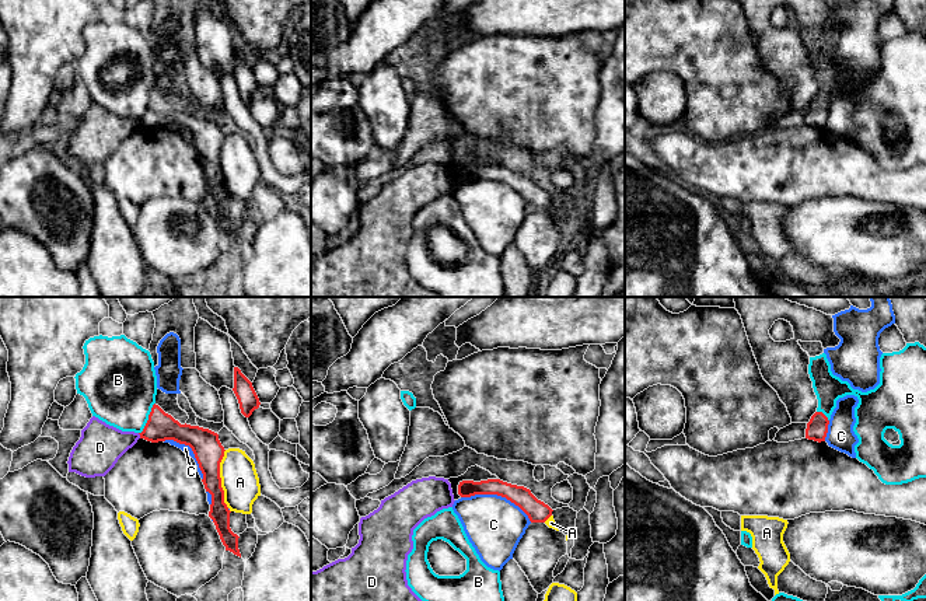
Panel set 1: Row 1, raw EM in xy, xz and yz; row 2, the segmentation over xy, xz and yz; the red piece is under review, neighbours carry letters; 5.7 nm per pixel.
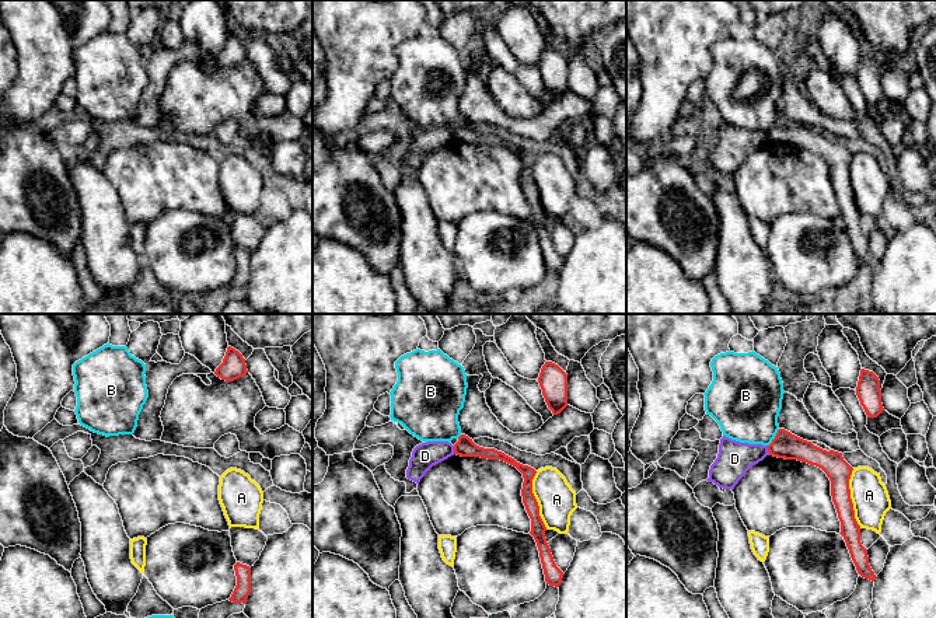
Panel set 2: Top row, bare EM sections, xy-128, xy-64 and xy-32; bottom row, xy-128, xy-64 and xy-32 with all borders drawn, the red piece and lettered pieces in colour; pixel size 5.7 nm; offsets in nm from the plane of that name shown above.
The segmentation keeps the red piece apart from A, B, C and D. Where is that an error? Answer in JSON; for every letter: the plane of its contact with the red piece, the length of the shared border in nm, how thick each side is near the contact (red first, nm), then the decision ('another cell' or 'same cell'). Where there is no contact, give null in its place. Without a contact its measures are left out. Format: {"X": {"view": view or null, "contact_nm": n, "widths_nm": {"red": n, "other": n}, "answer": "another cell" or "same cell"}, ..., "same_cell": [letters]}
{"A": {"view": "xy", "contact_nm": 340, "widths_nm": {"red": 170, "other": 220}, "answer": "another cell"}, "B": {"view": "xy", "contact_nm": 200, "widths_nm": {"red": 160, "other": 420}, "answer": "another cell"}, "C": {"view": "xz", "contact_nm": 440, "widths_nm": {"red": 120, "other": 320}, "answer": "another cell"}, "D": {"view": "xy", "contact_nm": 40, "widths_nm": {"red": 160, "other": 260}, "answer": "another cell"}, "same_cell": []}

